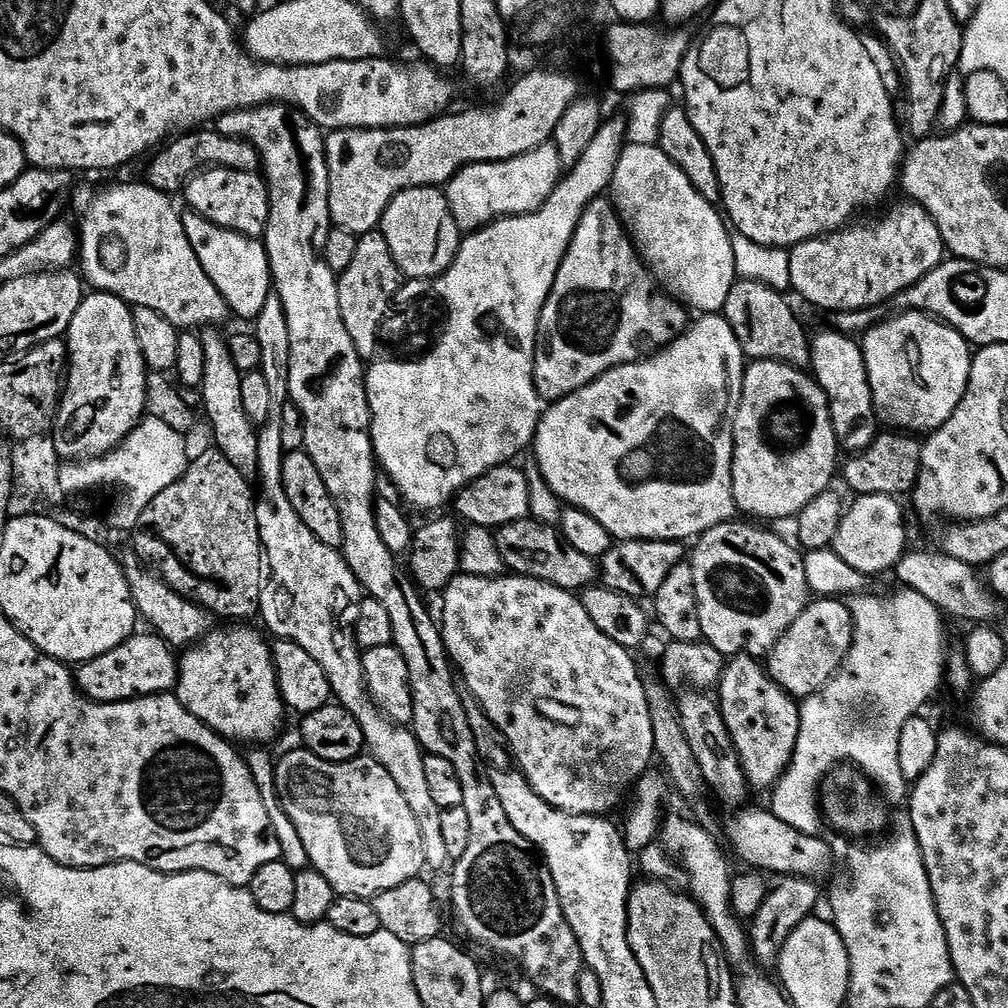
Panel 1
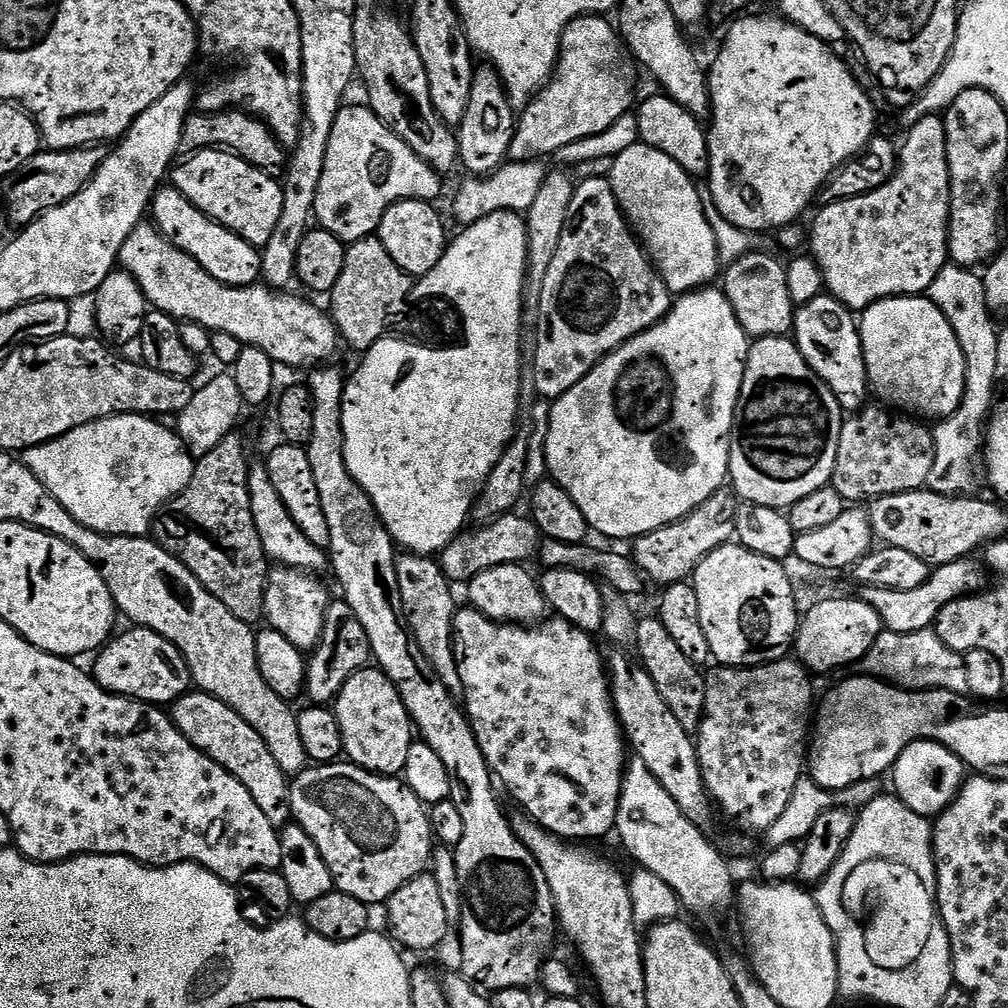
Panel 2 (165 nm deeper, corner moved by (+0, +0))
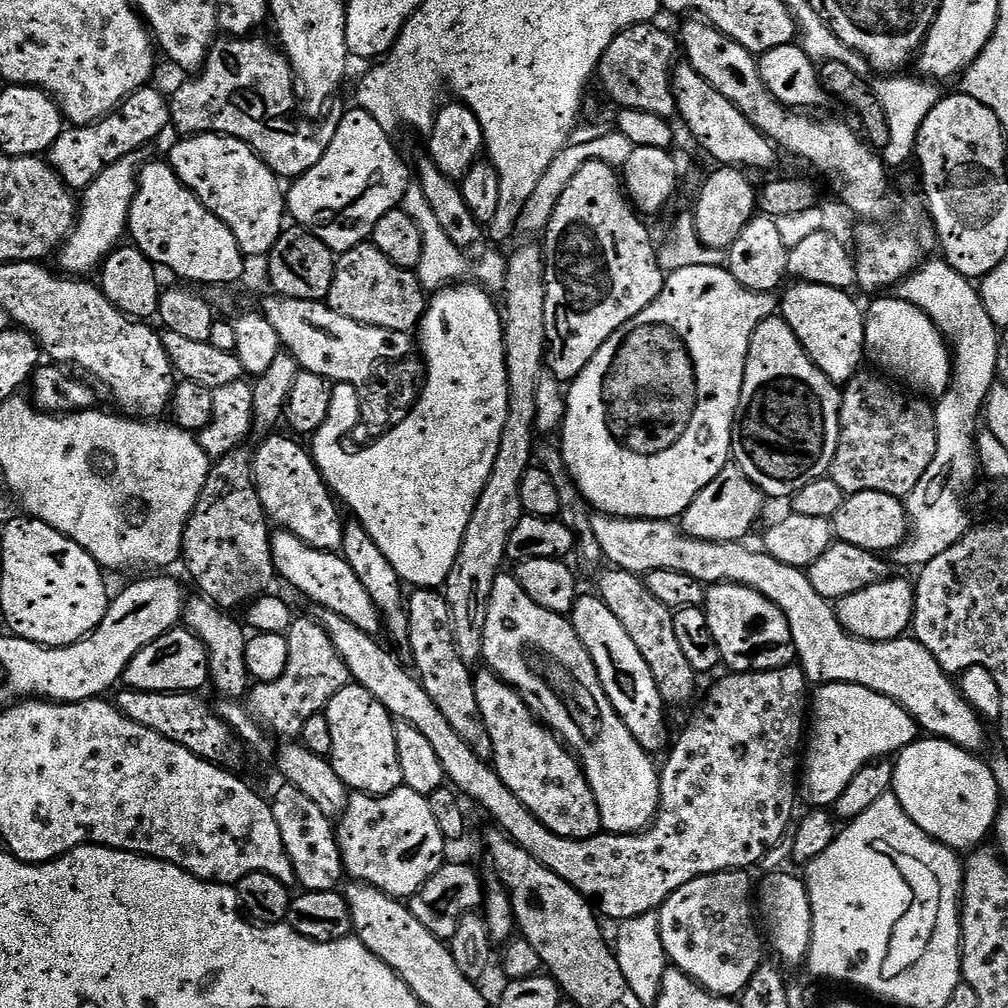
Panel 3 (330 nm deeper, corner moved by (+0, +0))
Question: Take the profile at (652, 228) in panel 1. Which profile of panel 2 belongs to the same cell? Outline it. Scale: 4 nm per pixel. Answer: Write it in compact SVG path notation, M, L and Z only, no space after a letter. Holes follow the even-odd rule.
M636 143L614 158L613 169L606 179L612 184L614 198L620 211L624 213L624 219L628 221L628 227L640 241L648 259L652 261L652 267L660 273L669 292L695 292L711 285L715 281L712 279L721 275L720 251L714 230L704 213L705 201L700 201L700 192L696 189L697 181L686 170L682 170L682 166L674 162L674 158L666 158L662 150L654 150L648 144Z

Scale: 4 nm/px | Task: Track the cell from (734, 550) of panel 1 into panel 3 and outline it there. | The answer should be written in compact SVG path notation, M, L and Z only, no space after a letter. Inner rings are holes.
M713 584L705 591L702 607L706 614L706 622L710 622L710 634L714 634L714 642L718 646L725 669L728 667L733 673L769 672L789 667L796 660L790 626L782 610L778 610L774 602L758 594L758 590L750 590L741 584Z

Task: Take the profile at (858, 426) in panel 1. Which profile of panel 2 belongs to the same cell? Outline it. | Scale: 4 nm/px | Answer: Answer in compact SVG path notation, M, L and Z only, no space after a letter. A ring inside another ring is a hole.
M827 294L814 298L814 302L799 305L795 314L794 339L806 362L835 394L845 413L859 412L869 403L870 389L857 317L845 304Z

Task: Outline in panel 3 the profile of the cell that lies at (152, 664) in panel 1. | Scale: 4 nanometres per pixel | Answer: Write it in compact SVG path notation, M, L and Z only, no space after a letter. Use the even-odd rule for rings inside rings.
M177 626L172 631L162 634L162 638L150 642L150 646L138 650L130 666L126 666L122 680L127 687L138 691L199 693L199 688L203 684L207 685L210 680L208 651L193 632L189 632L183 626Z

